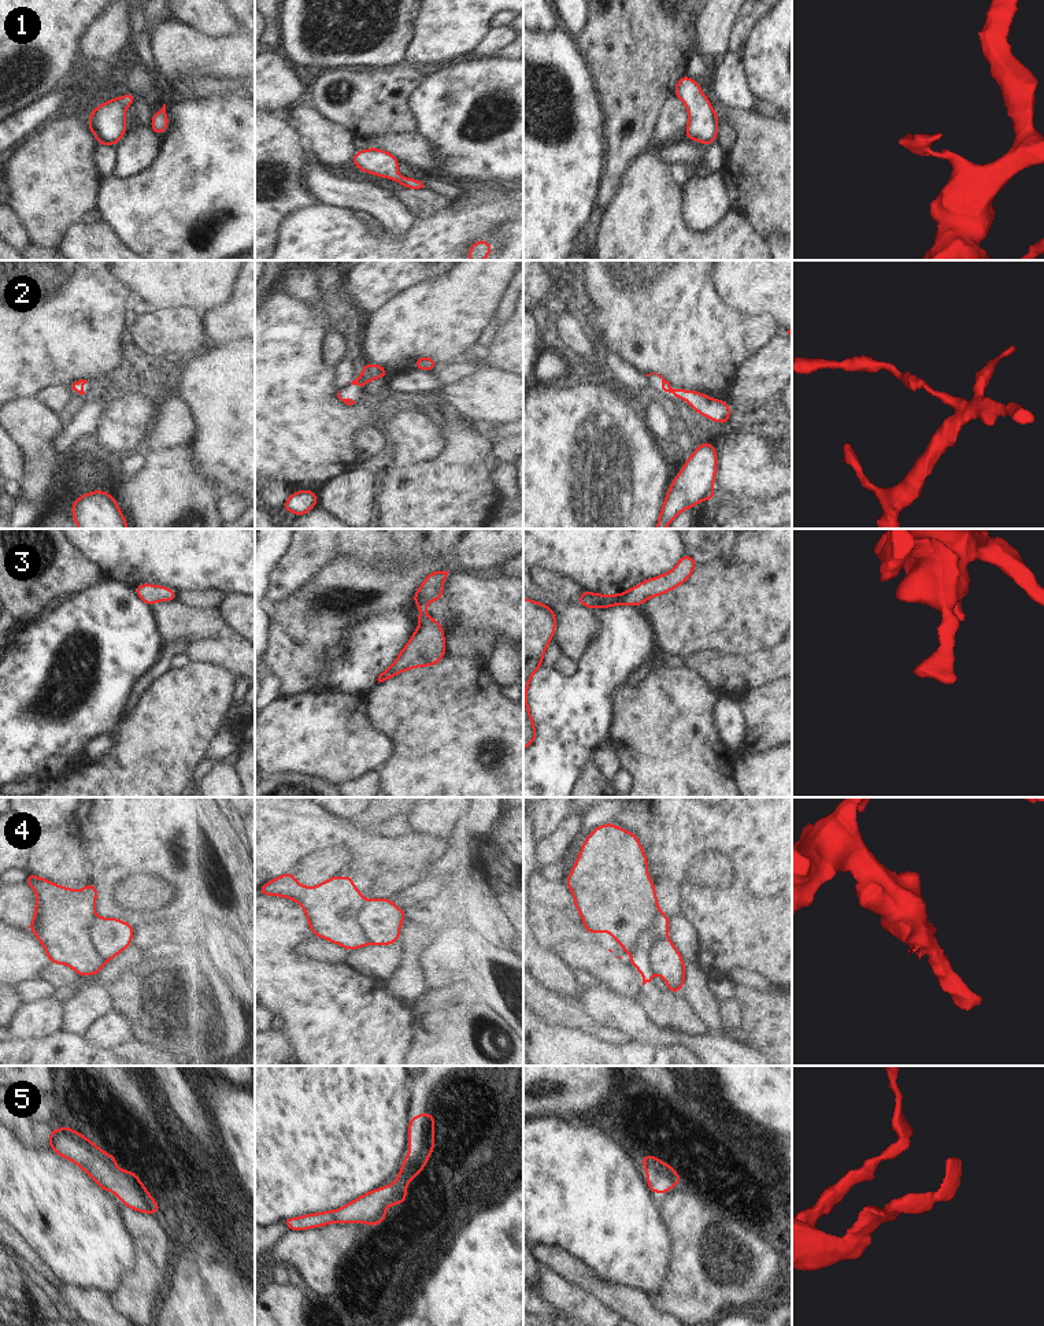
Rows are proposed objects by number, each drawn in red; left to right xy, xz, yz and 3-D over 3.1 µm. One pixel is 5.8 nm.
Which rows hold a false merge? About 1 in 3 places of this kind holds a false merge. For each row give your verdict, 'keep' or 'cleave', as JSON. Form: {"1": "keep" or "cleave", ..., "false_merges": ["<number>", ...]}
{"1": "keep", "2": "keep", "3": "keep", "4": "cleave", "5": "keep", "false_merges": ["4"]}

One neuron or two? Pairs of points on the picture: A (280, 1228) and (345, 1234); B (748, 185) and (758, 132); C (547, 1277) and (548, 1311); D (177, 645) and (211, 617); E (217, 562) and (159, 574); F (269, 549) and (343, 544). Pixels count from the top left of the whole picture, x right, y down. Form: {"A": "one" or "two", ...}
{"A": "two", "B": "one", "C": "two", "D": "two", "E": "one", "F": "two"}

